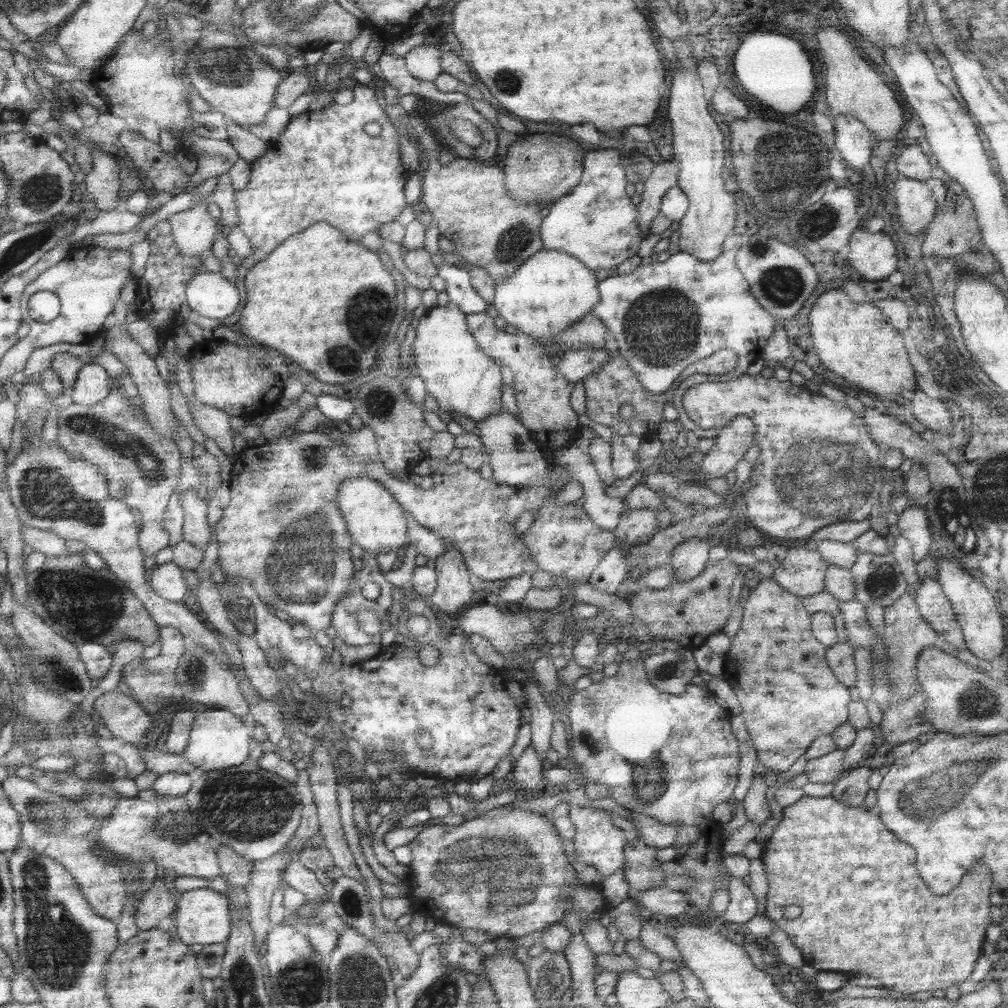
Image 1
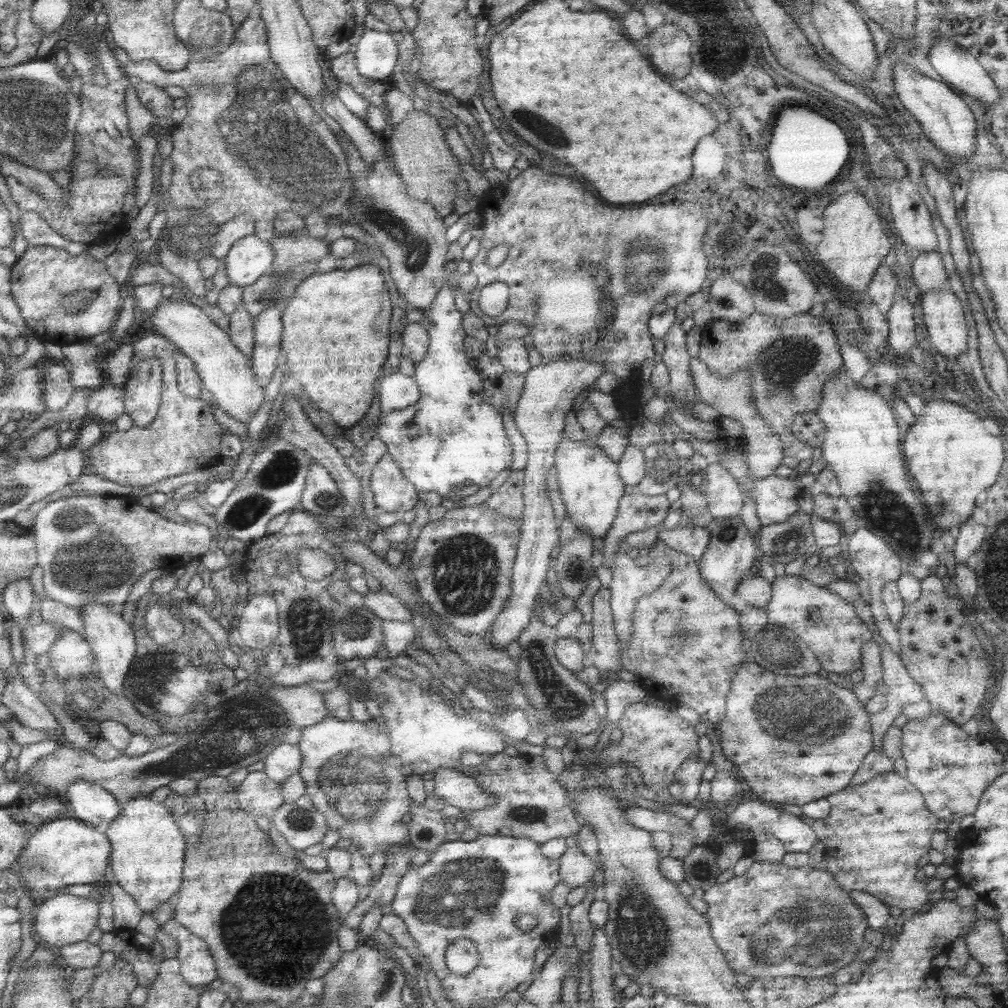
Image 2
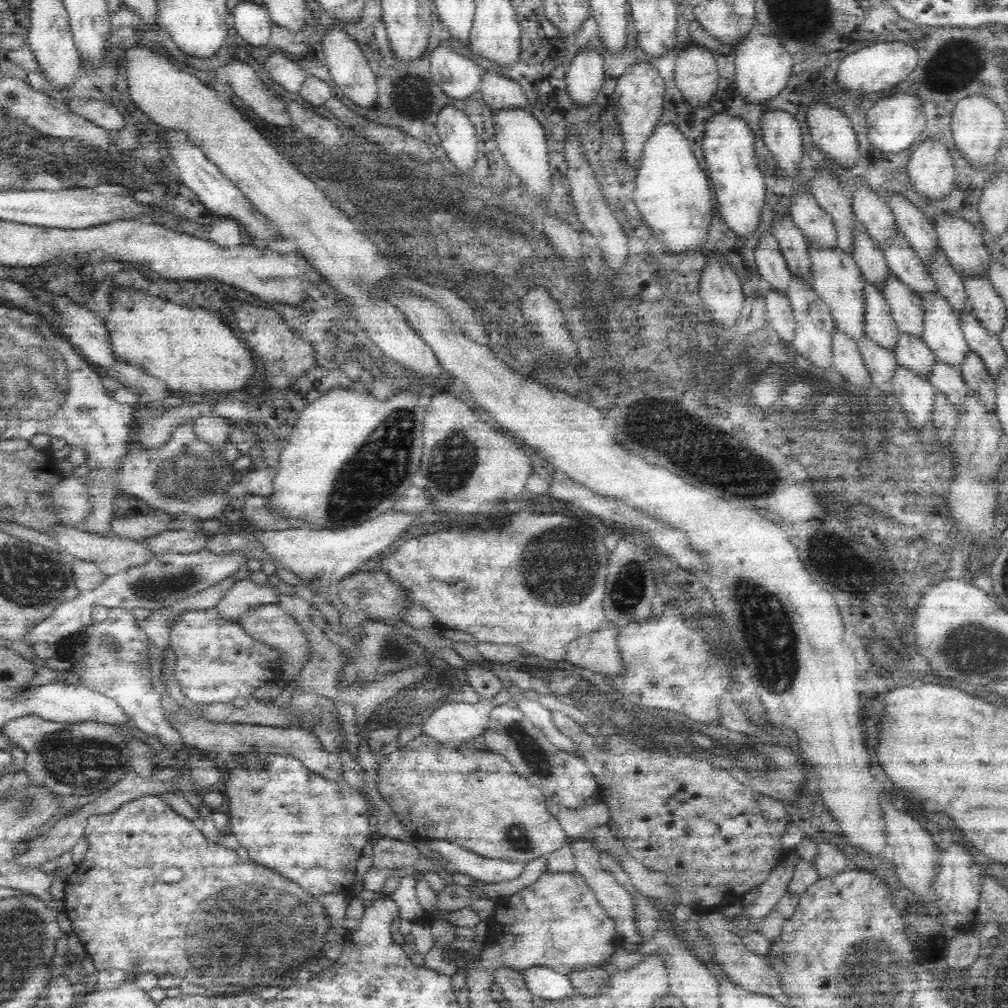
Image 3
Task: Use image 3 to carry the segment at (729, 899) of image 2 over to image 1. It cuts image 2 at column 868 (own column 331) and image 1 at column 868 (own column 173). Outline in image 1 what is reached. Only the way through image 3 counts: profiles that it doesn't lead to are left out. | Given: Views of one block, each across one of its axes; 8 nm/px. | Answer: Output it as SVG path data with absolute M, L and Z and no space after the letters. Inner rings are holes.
M803 796L801 800L797 800L795 804L789 804L783 808L781 814L781 822L777 822L773 834L767 840L767 846L763 848L761 854L761 862L763 868L767 872L767 902L765 902L765 914L779 926L779 930L783 930L791 942L799 948L799 952L803 954L803 960L807 966L813 966L817 972L845 972L851 978L855 976L873 976L873 978L881 978L879 982L883 984L883 990L893 990L893 992L901 992L901 994L915 994L915 992L935 992L935 990L947 990L949 986L959 986L961 982L969 980L969 974L975 966L975 960L981 956L981 948L985 944L985 932L991 924L989 920L989 908L993 906L989 902L989 894L993 892L993 878L987 870L987 866L983 864L973 864L971 872L967 870L967 874L963 876L963 880L957 884L957 888L953 888L949 894L945 896L931 896L925 890L925 884L917 878L915 866L913 866L913 848L905 842L899 842L899 838L893 836L891 830L887 830L883 826L883 820L879 818L879 814L873 808L867 808L865 804L861 806L847 806L835 798L809 798ZM785 906L799 906L801 914L793 920L785 920L783 918L783 908Z

